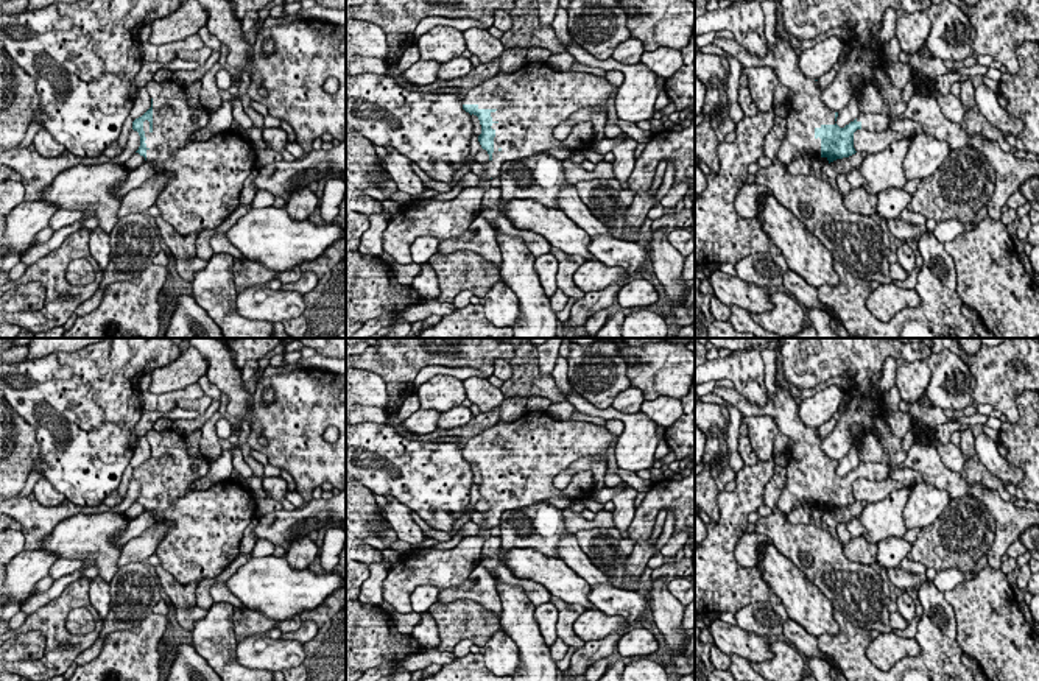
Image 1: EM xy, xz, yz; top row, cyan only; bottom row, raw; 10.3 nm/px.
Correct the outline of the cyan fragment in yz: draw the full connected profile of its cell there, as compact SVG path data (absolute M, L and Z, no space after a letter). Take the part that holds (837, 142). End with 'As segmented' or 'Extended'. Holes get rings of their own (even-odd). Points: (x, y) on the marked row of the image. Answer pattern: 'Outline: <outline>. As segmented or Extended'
Outline: M777 33L776 45L768 47L765 58L757 58L746 51L735 39L713 37L713 45L735 56L743 69L766 65L771 67L779 84L790 90L787 101L787 134L776 154L776 161L788 165L801 151L815 153L816 157L826 157L830 162L855 154L854 132L866 129L882 132L889 128L889 115L860 114L854 122L840 128L835 122L838 112L827 109L821 100L818 79L807 78L798 64L799 53L793 48L790 39Z. Extended

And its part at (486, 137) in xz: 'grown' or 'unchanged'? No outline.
grown

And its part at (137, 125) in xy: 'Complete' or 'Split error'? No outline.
Split error

